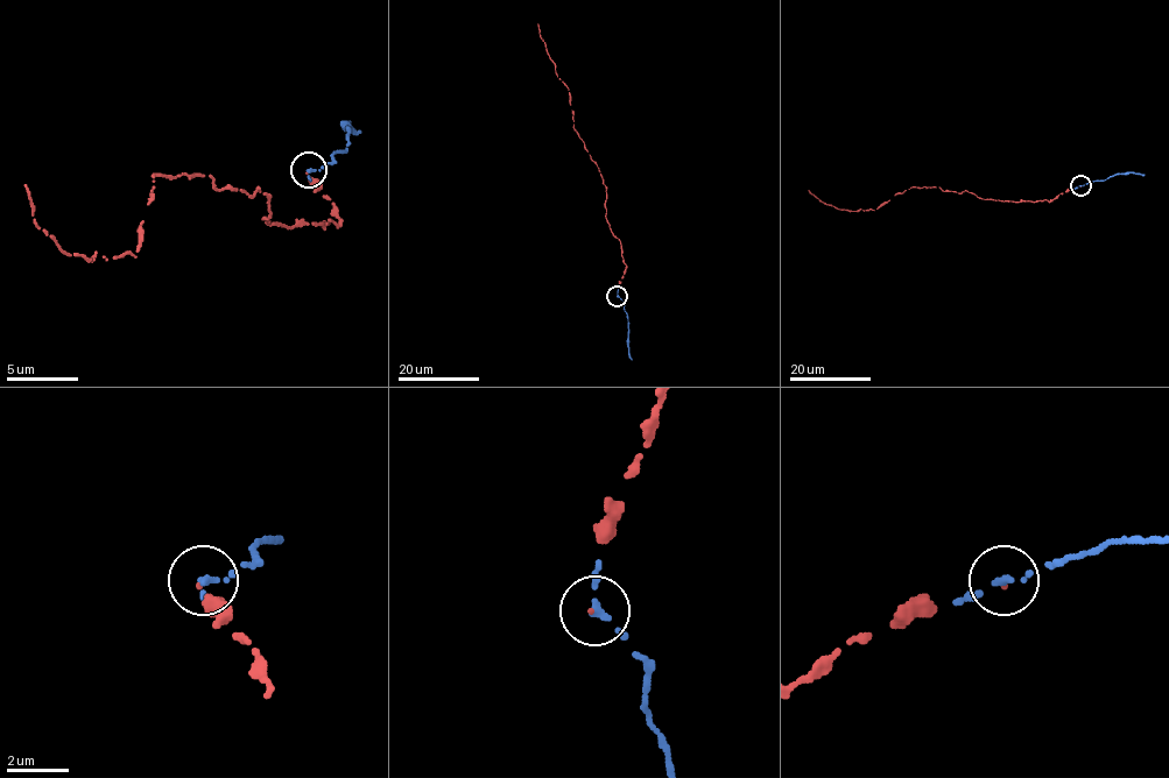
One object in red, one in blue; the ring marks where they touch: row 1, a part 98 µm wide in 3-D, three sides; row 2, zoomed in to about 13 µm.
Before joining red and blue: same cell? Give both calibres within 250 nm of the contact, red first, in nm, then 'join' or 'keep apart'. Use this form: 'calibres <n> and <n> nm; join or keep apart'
calibres 70 and 170 nm; join

